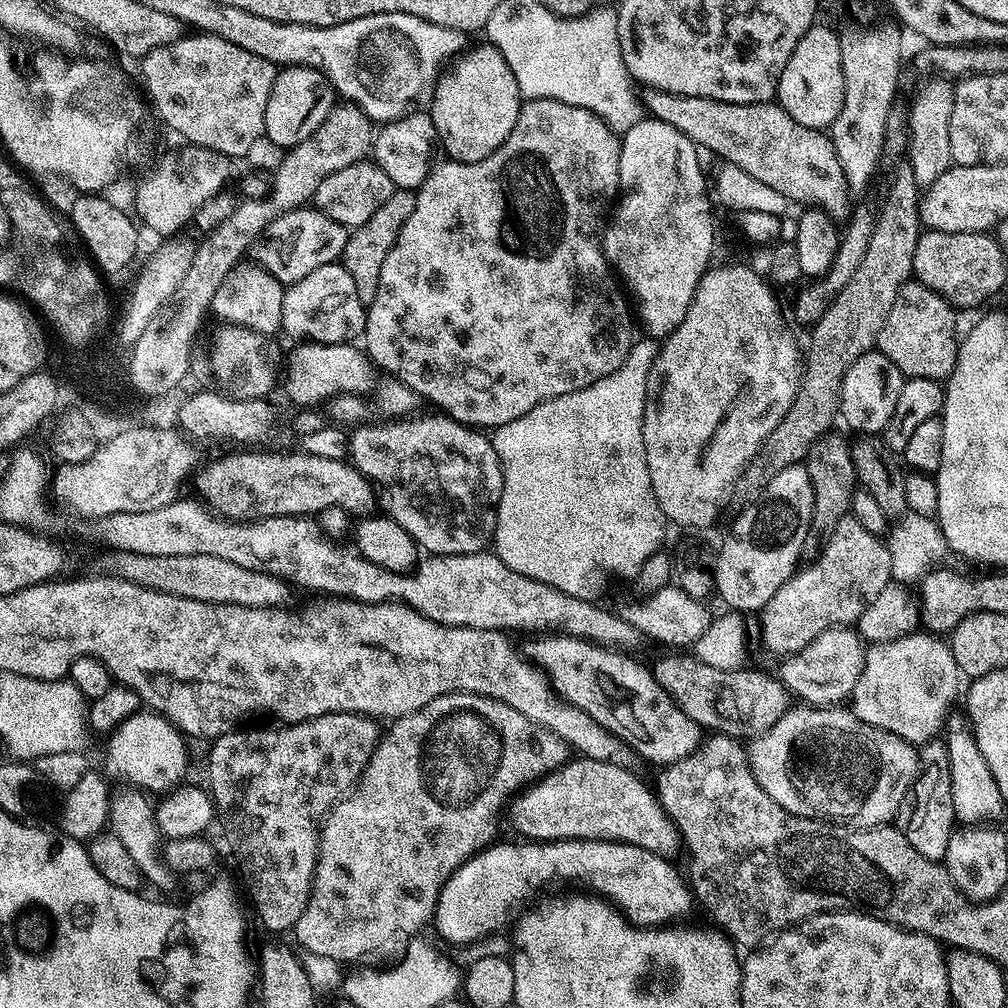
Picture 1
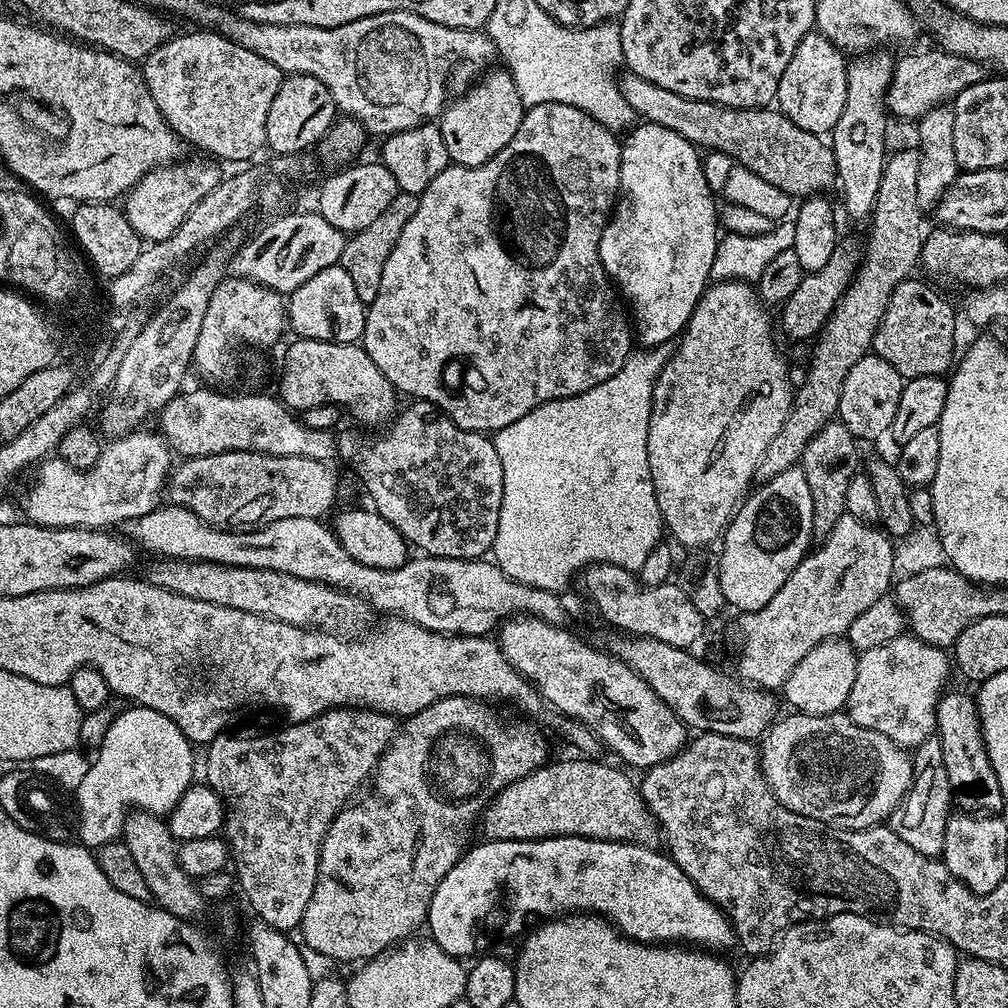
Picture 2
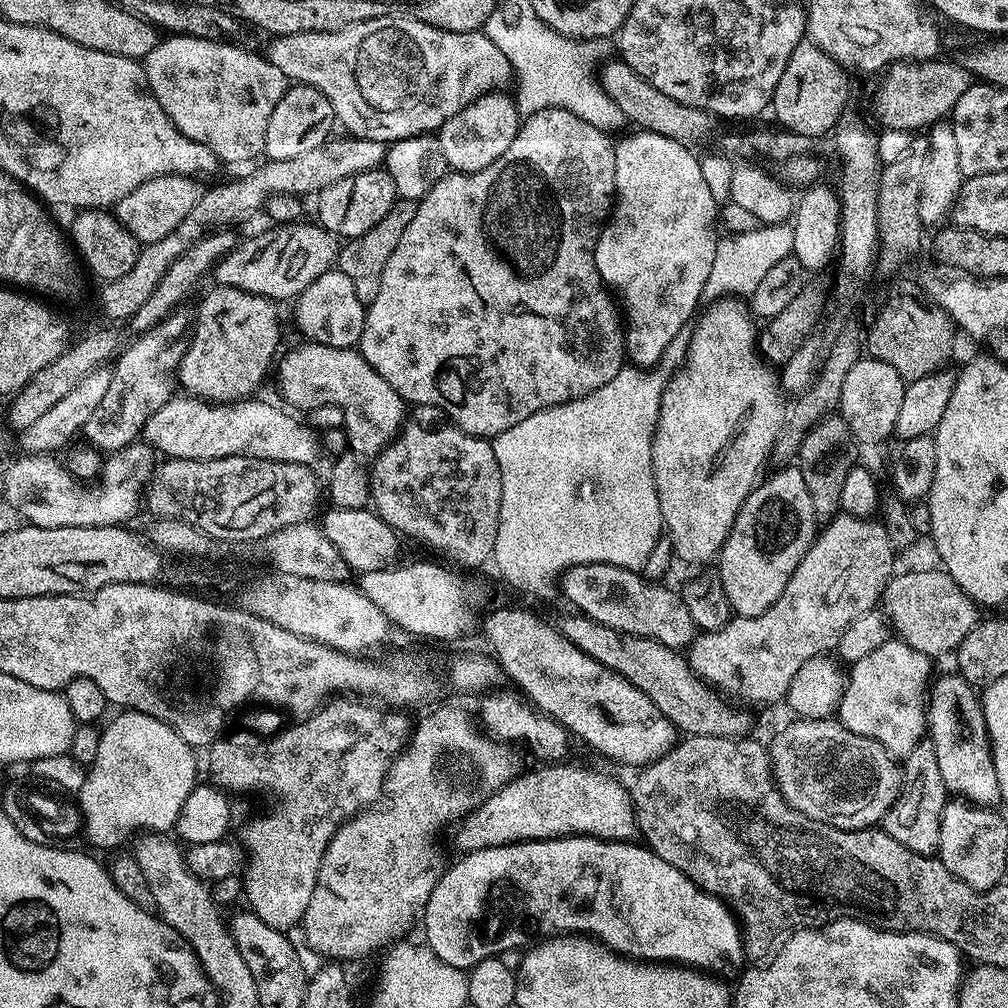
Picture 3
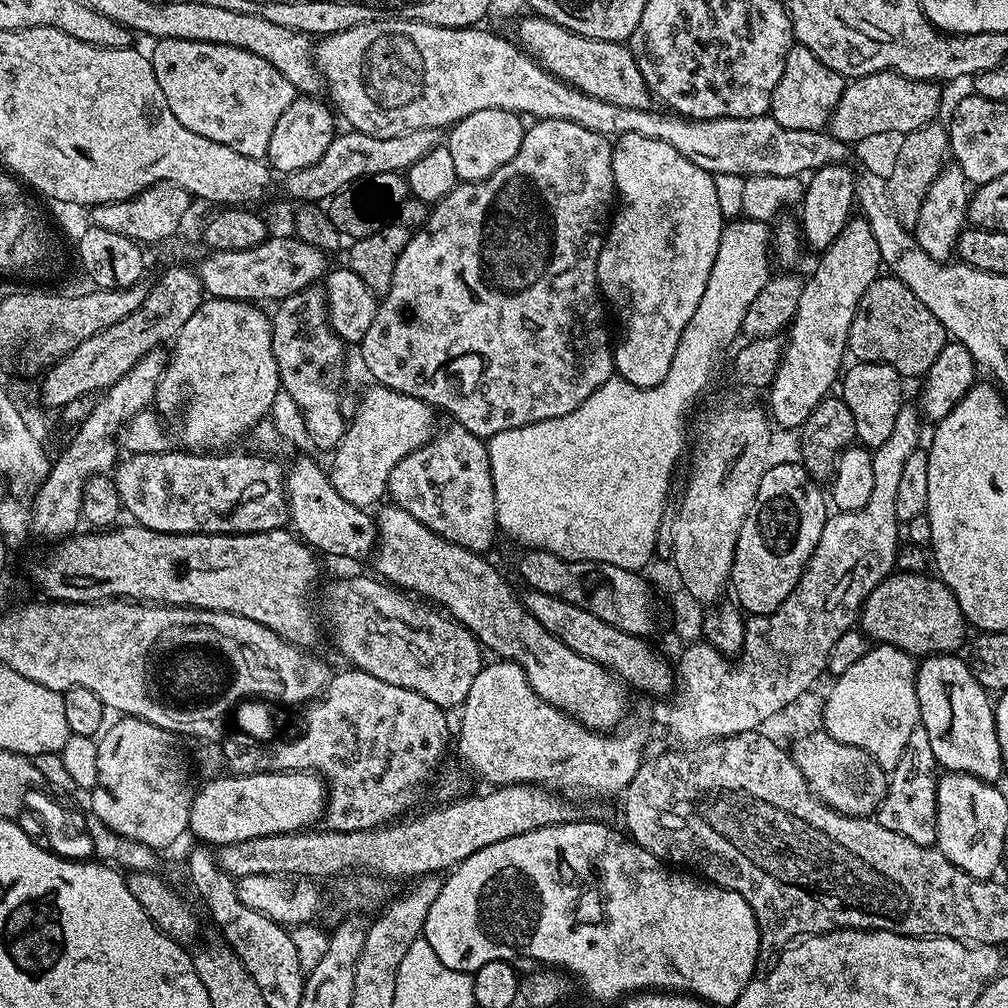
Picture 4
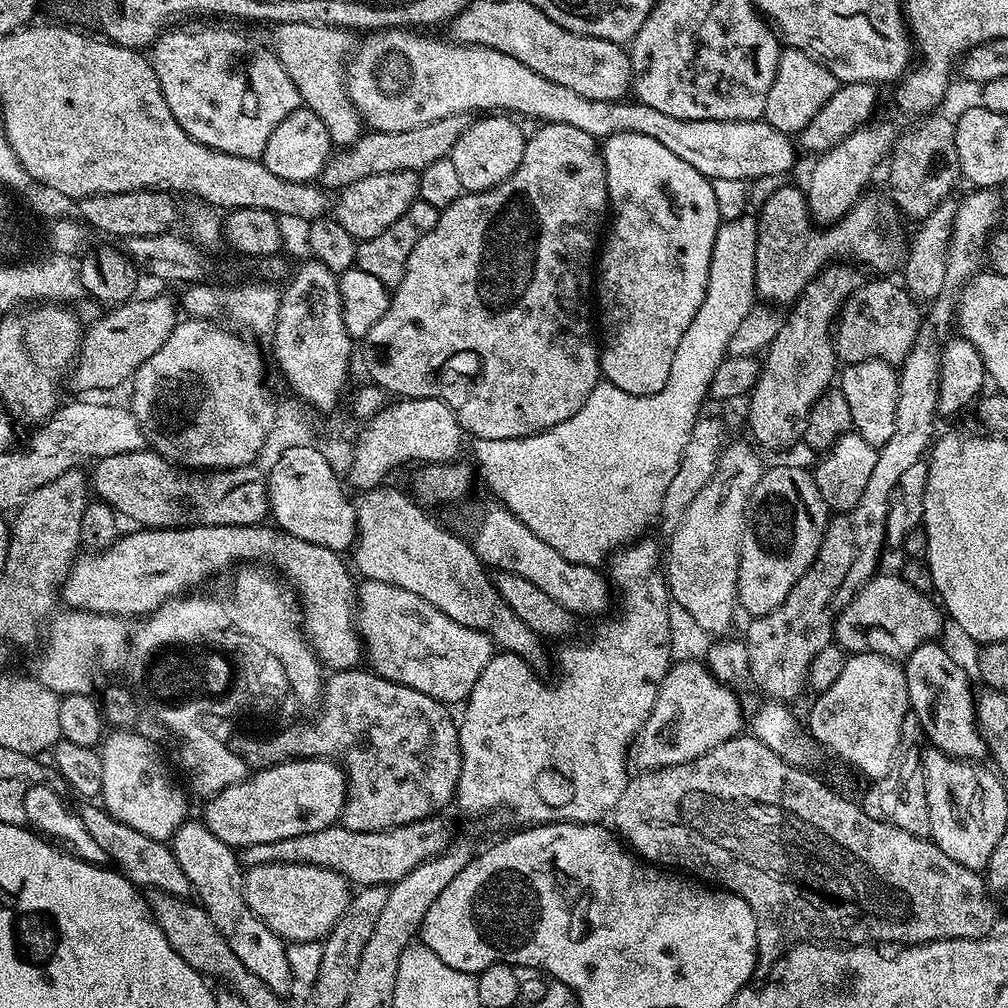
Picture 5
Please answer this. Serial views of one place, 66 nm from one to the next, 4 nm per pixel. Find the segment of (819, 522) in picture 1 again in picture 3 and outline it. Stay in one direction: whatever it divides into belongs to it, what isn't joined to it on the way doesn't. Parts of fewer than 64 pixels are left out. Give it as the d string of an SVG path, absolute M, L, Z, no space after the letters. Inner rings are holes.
M824 414L807 429L808 433L800 440L800 461L798 467L810 490L810 502L814 502L817 521L827 522L840 512L842 485L846 474L854 467L852 460L856 456L857 441L850 426L839 414Z

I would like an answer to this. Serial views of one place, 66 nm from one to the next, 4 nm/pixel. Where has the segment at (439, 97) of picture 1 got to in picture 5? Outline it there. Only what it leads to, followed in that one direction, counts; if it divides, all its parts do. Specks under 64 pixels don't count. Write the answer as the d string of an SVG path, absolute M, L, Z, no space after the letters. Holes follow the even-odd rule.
M484 114L473 119L463 134L454 142L450 158L457 169L458 178L467 192L484 192L504 181L522 162L526 132L515 124L508 114Z

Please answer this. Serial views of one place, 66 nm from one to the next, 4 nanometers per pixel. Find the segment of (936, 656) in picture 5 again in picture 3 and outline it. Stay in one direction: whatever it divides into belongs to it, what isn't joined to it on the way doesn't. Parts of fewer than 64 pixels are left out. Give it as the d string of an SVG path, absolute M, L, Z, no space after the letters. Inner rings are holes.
M959 674L938 676L931 681L926 697L926 728L934 754L938 754L938 771L942 773L942 782L946 782L949 793L982 806L995 805L1000 800L998 774L994 774L992 743L988 737L981 697L977 689Z

